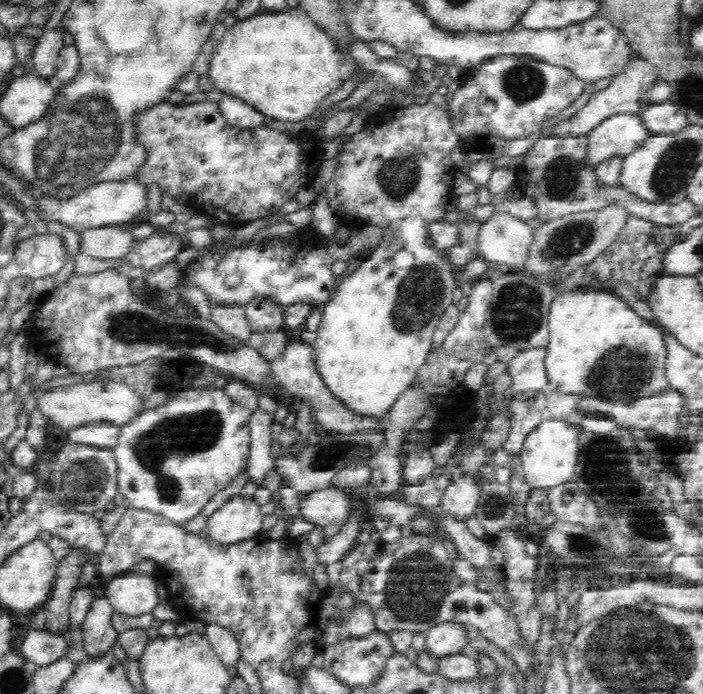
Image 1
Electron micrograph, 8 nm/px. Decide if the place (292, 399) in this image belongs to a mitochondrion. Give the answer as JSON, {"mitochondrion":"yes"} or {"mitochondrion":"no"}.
{"mitochondrion":"no"}

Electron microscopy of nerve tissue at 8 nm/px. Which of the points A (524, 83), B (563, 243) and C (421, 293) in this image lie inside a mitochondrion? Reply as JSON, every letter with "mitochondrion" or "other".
{"A":"mitochondrion","B":"mitochondrion","C":"mitochondrion"}

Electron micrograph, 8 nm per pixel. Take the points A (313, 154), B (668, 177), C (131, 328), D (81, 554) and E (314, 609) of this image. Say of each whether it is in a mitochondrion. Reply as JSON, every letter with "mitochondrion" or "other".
{"A":"other","B":"mitochondrion","C":"mitochondrion","D":"other","E":"other"}

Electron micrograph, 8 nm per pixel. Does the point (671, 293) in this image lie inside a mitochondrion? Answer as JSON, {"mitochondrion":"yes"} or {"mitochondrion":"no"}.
{"mitochondrion":"no"}

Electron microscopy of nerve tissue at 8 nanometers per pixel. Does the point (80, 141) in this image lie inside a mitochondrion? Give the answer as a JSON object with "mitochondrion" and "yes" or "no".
{"mitochondrion":"yes"}

